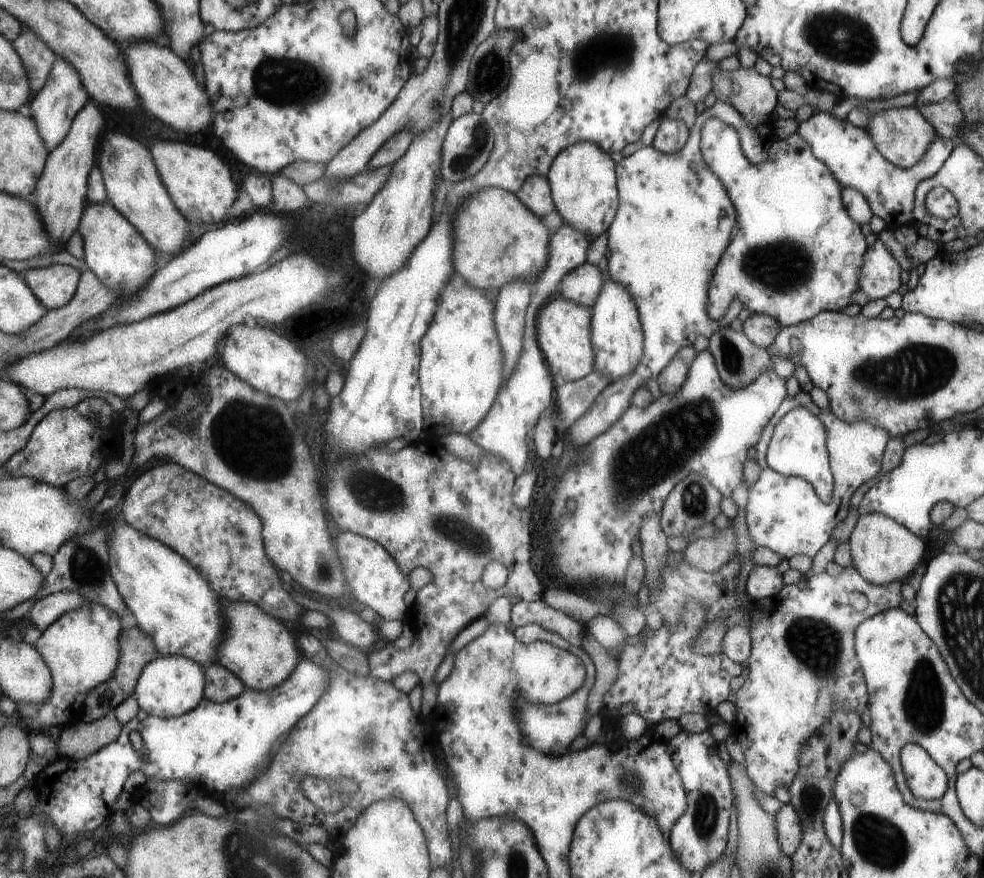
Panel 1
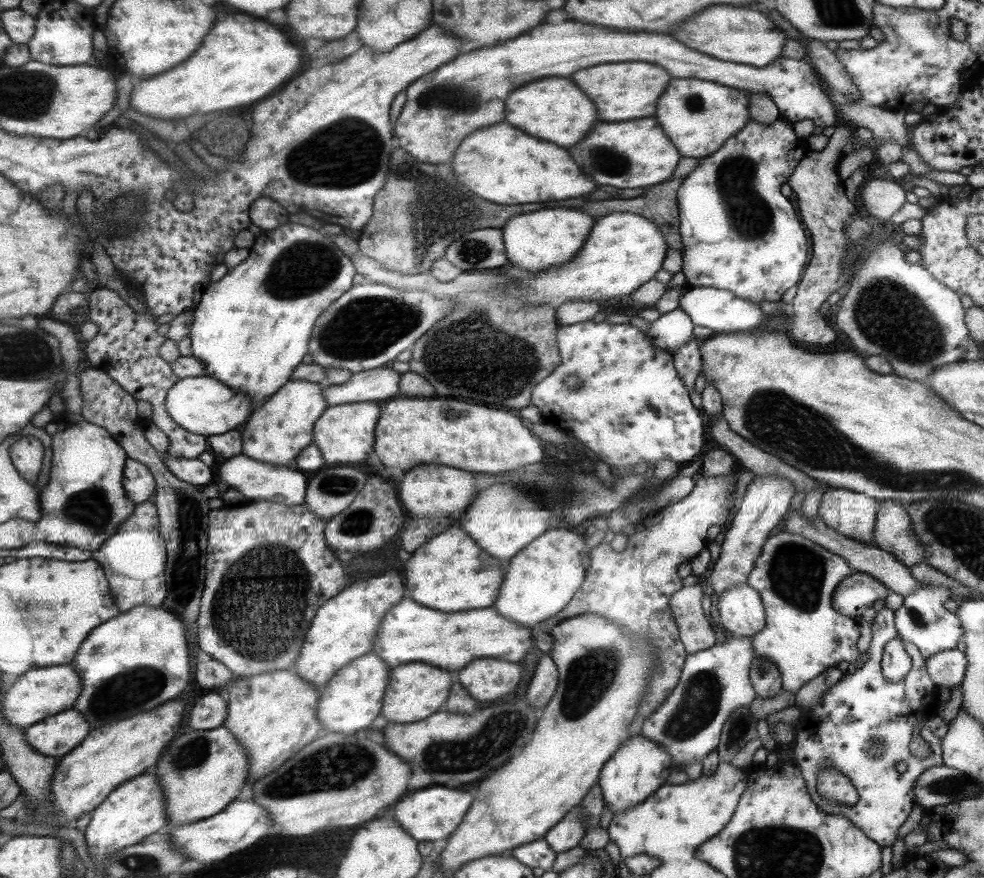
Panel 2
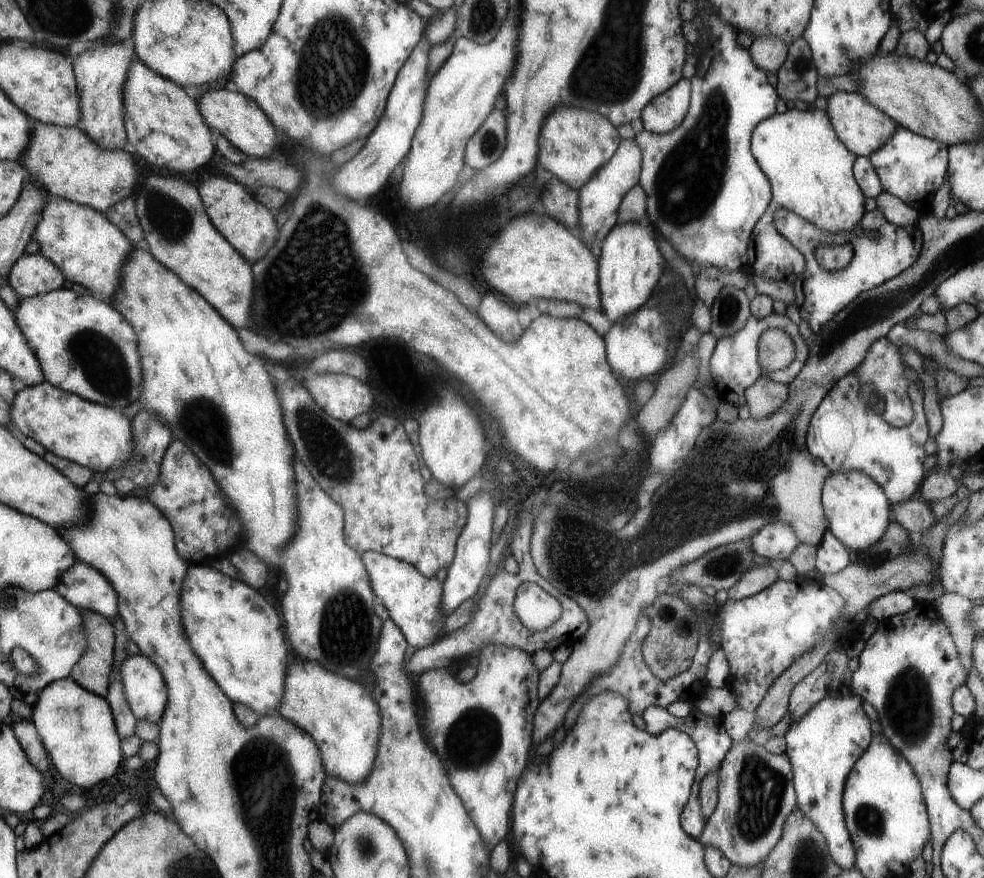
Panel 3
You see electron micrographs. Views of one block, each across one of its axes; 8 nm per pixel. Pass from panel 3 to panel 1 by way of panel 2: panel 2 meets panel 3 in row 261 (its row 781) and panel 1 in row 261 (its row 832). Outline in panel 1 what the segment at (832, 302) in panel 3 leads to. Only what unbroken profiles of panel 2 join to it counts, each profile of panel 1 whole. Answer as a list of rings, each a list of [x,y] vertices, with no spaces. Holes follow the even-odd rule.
[[[880,240],[868,250],[865,264],[859,275],[859,290],[868,294],[870,300],[886,297],[902,284],[902,268]]]

